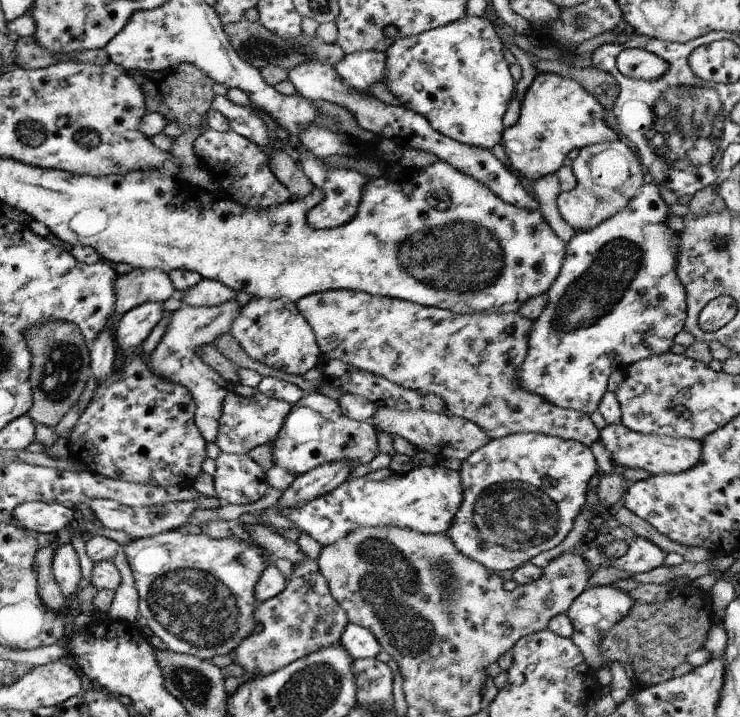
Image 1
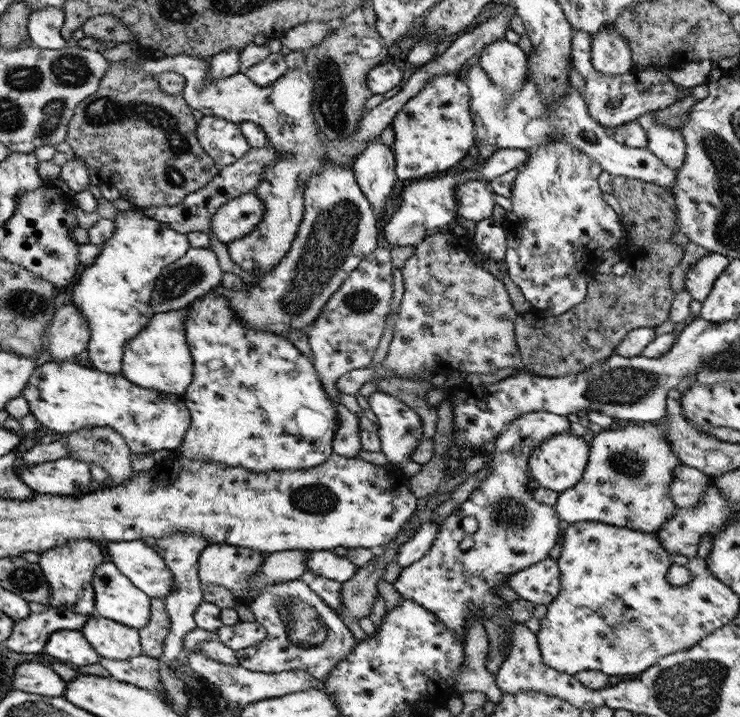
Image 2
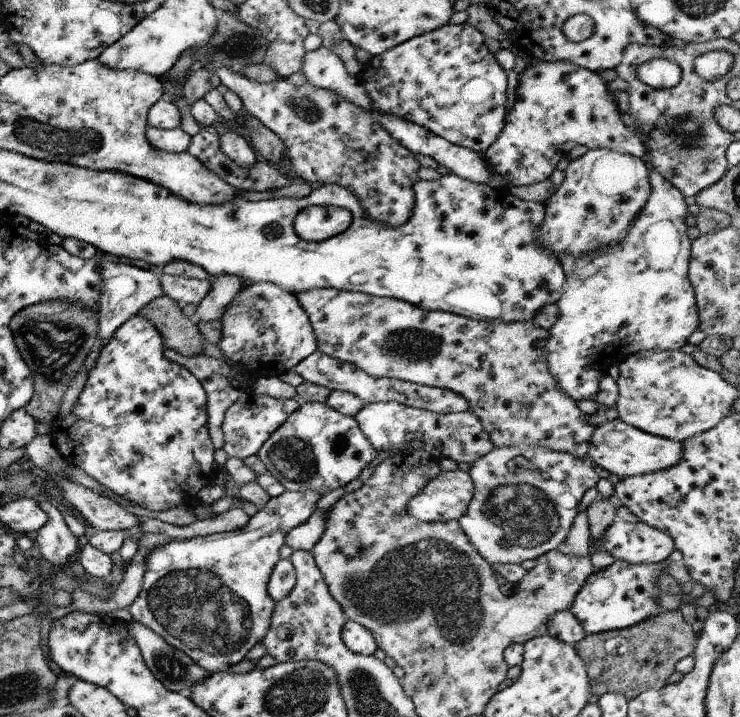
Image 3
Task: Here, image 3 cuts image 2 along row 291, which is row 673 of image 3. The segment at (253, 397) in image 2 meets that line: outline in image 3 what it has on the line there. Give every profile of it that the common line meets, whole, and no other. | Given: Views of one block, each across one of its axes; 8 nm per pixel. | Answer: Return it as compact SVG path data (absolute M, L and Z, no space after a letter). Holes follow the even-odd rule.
M306 489L303 491L287 491L285 490L277 497L271 497L267 500L267 504L257 511L253 516L248 518L247 525L240 530L228 531L225 533L212 533L203 537L194 537L186 540L171 539L166 544L153 548L145 558L144 574L142 575L142 586L139 590L137 598L129 606L129 614L132 621L140 623L142 626L149 628L154 634L157 634L169 647L175 648L177 651L185 654L190 660L193 660L202 670L209 675L226 671L230 666L237 664L243 659L249 649L261 642L263 636L267 633L272 609L273 600L266 594L266 583L271 575L273 566L282 558L282 549L284 546L285 534L294 527L306 522L313 514L320 500L320 494L313 490Z

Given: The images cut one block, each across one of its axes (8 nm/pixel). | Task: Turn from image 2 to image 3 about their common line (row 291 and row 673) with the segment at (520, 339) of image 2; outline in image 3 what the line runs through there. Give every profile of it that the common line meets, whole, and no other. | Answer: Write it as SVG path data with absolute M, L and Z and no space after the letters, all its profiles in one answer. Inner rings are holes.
M669 611L629 628L585 635L573 648L585 665L590 694L598 698L618 694L628 701L645 690L663 688L677 661L692 654L695 641L691 626L680 613Z

